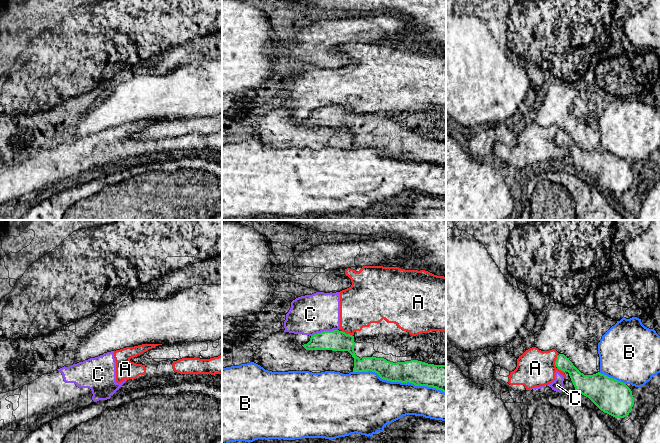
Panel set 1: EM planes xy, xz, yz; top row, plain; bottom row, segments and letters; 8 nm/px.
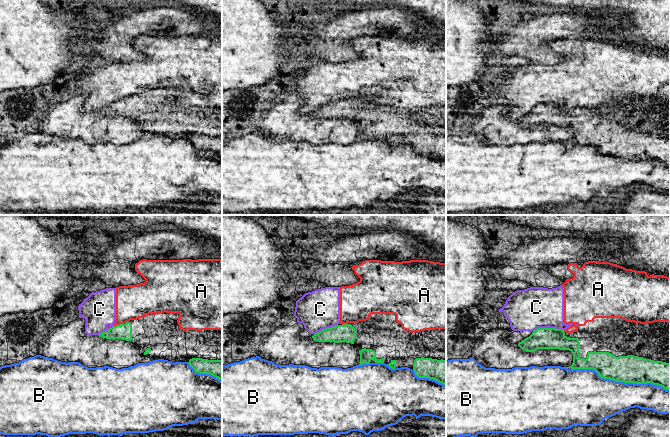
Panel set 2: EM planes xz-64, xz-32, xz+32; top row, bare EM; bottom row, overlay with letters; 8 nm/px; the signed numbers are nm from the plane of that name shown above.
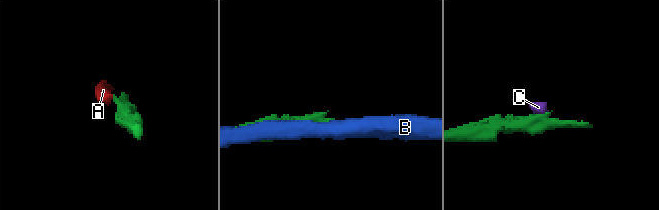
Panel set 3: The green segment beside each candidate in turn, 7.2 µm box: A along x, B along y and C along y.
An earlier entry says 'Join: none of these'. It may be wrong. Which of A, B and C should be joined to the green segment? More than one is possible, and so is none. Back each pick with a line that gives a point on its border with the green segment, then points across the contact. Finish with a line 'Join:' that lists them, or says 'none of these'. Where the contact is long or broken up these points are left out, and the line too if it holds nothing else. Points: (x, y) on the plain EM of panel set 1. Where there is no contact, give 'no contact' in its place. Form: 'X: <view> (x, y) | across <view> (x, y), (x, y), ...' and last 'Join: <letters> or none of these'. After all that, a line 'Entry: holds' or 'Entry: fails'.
Join: none of these
Entry: holds

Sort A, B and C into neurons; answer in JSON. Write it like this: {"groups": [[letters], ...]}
{"groups": [["A", "C"], ["B"]]}

